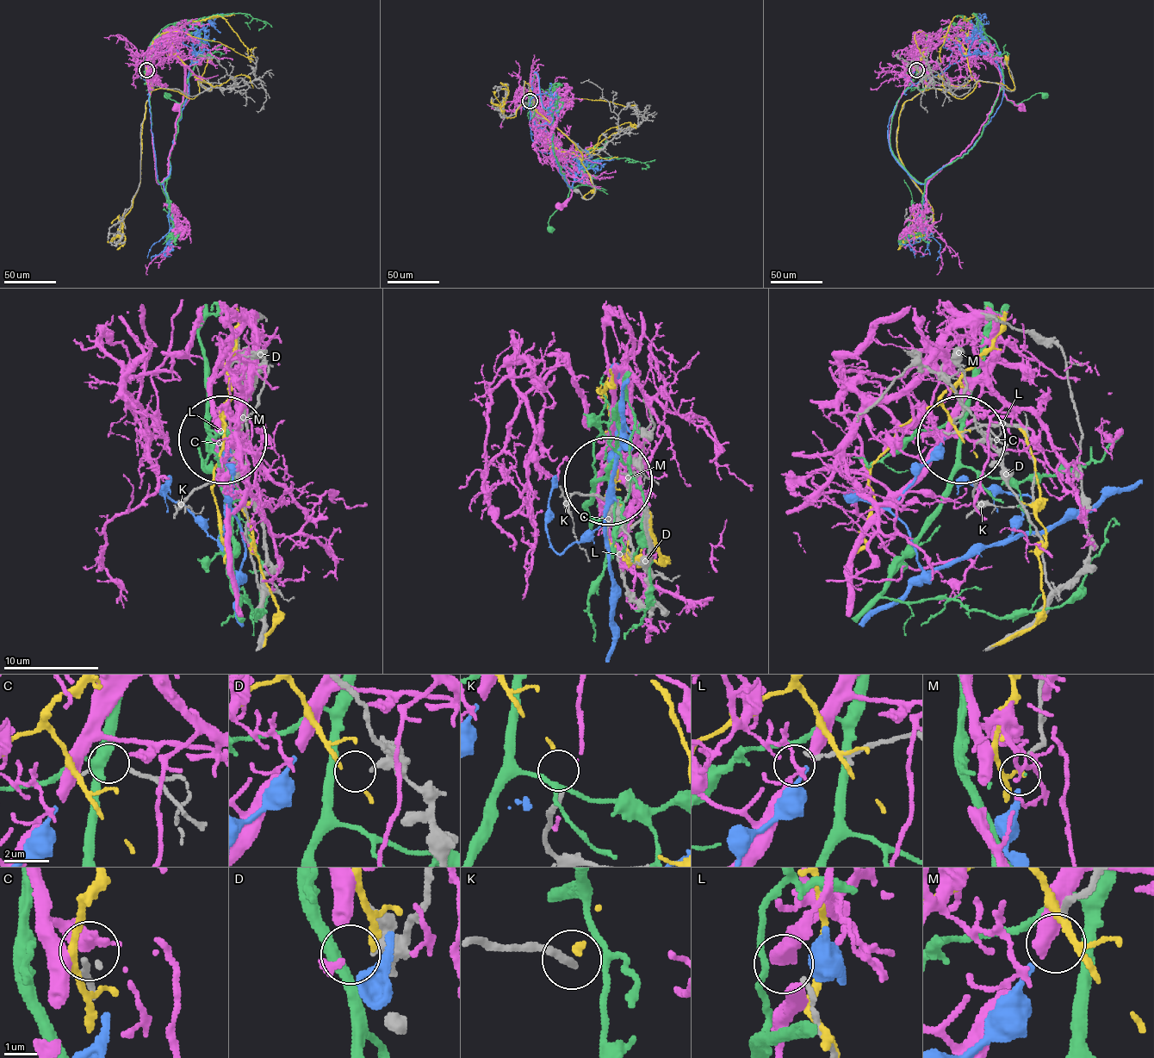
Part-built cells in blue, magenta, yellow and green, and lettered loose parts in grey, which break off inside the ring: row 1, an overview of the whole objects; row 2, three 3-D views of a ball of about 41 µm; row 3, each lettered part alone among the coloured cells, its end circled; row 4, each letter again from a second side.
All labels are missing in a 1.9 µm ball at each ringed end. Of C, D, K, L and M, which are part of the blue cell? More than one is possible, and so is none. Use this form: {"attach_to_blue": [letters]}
{"attach_to_blue": ["M"]}

